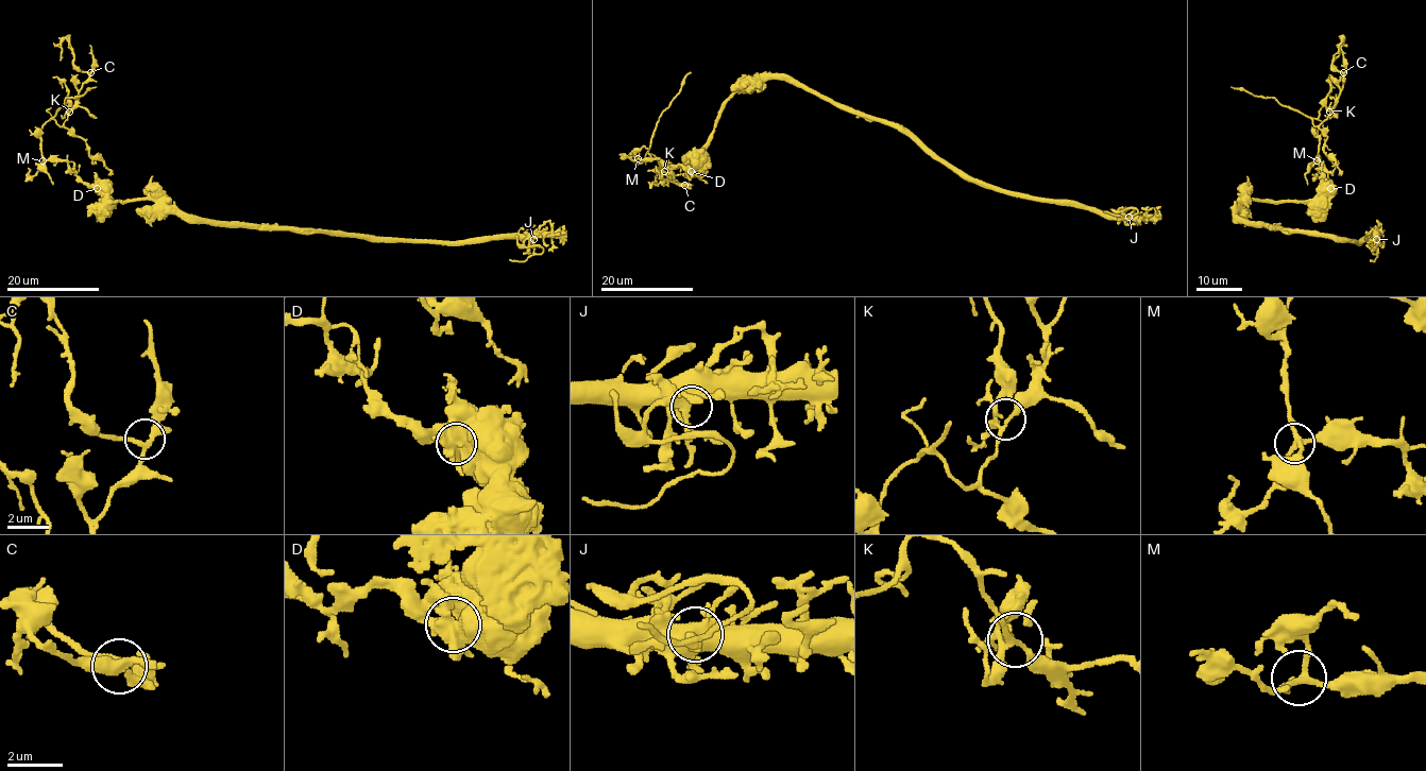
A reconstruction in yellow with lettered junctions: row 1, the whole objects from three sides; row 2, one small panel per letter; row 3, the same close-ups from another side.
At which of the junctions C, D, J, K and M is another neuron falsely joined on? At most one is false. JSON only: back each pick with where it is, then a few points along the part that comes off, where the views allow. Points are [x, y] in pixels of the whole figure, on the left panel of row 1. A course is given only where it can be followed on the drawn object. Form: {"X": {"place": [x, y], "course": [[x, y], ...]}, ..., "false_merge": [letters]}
{"D": {"place": [97, 188], "course": [[97, 188], [65, 160], [43, 157], [41, 127], [51, 118], [64, 123], [90, 75], [65, 38], [60, 61]]}, "false_merge": ["D"]}

